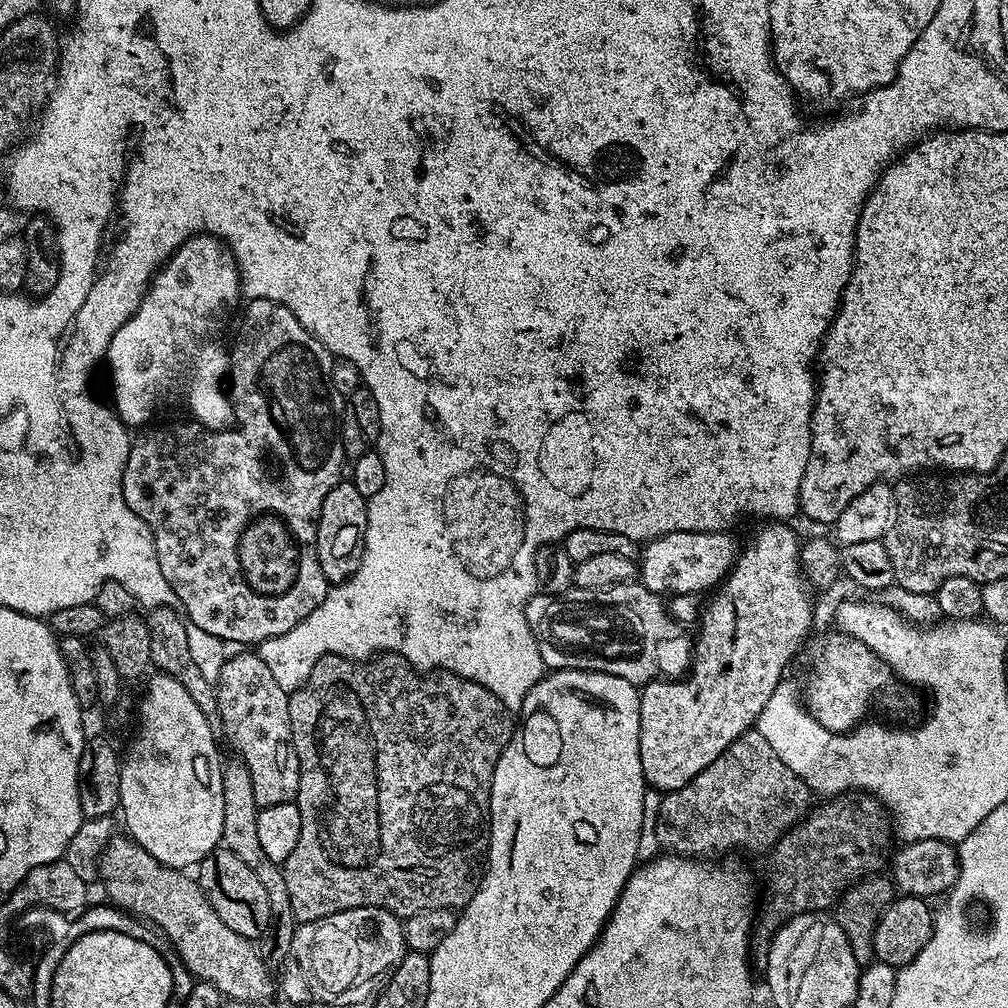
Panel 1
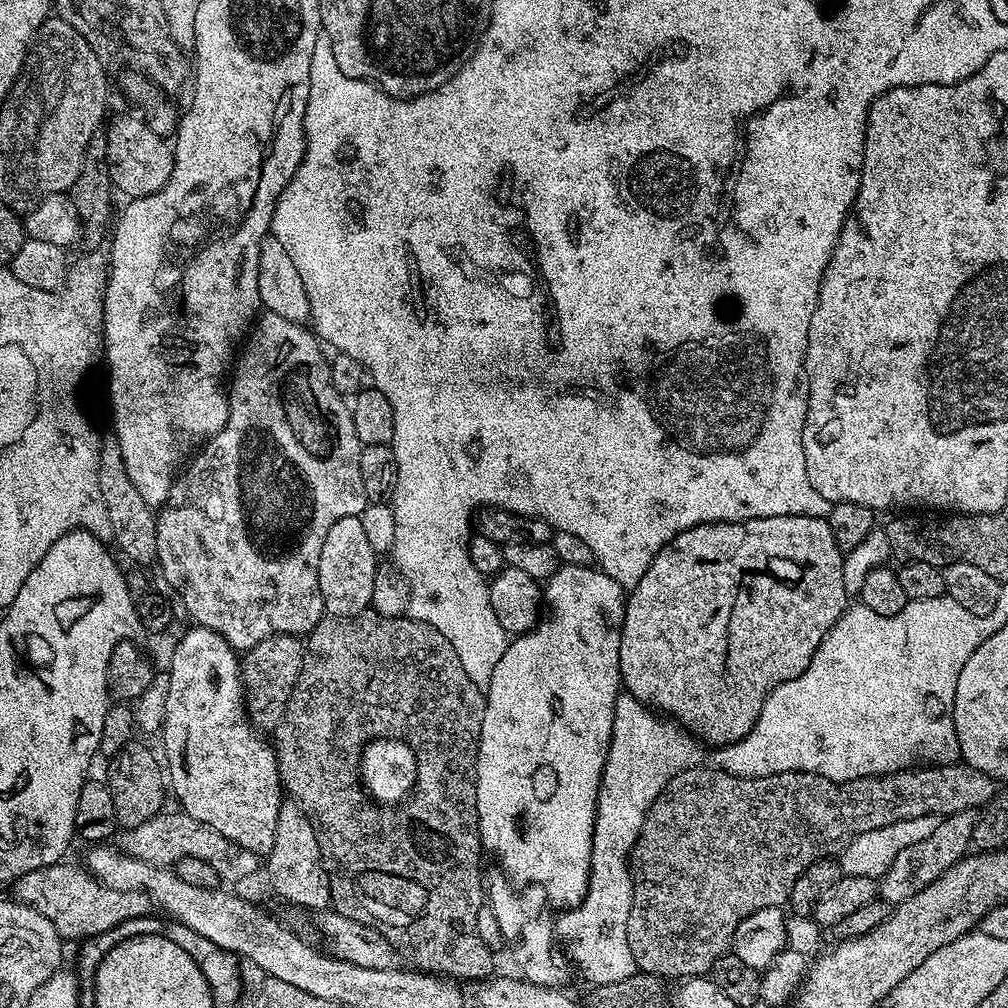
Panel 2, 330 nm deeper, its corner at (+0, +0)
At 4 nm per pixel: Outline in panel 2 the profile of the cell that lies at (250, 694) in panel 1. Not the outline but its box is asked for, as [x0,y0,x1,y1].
[266,798,332,910]

